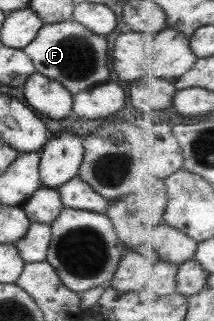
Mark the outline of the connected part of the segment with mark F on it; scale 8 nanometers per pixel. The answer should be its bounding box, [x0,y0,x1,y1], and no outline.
[22,20,113,96]

